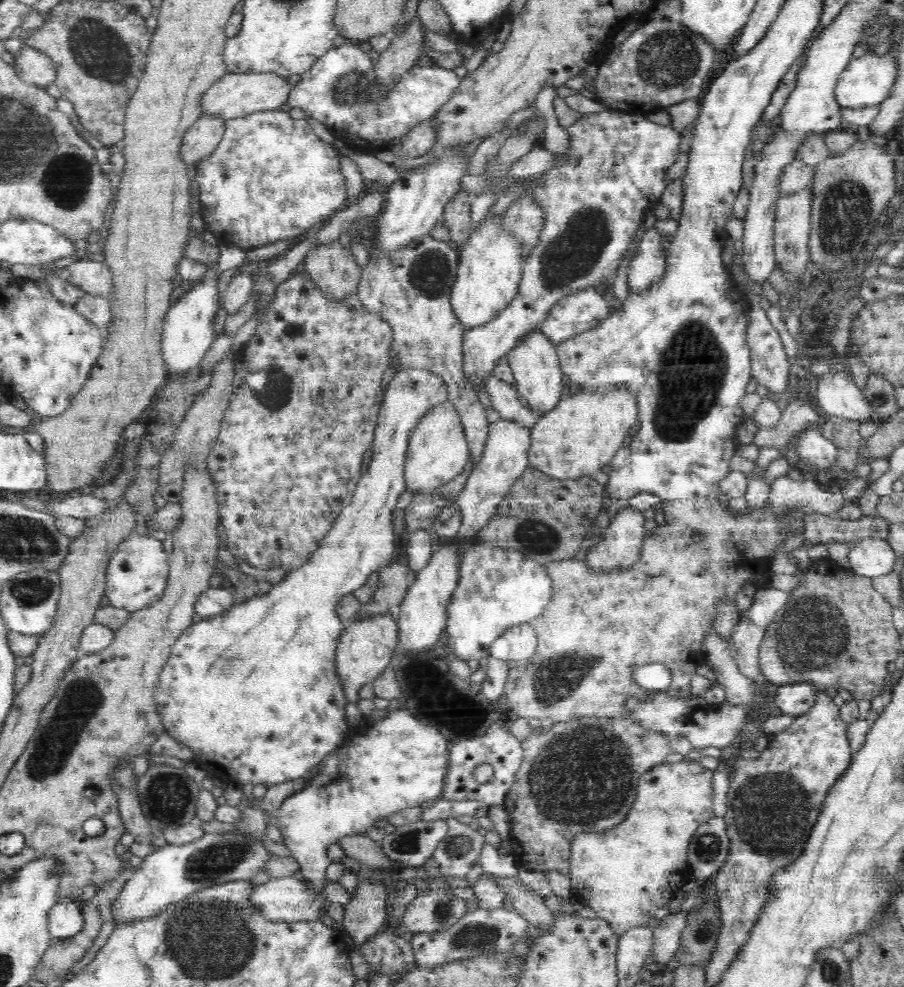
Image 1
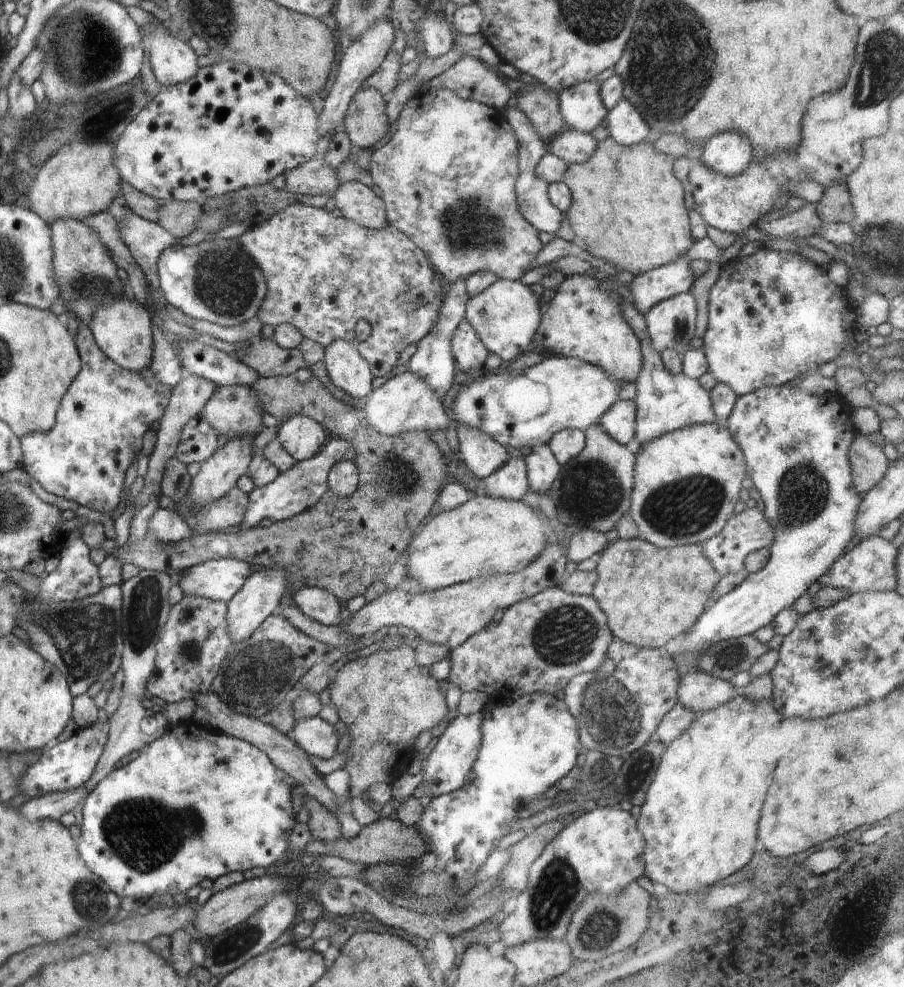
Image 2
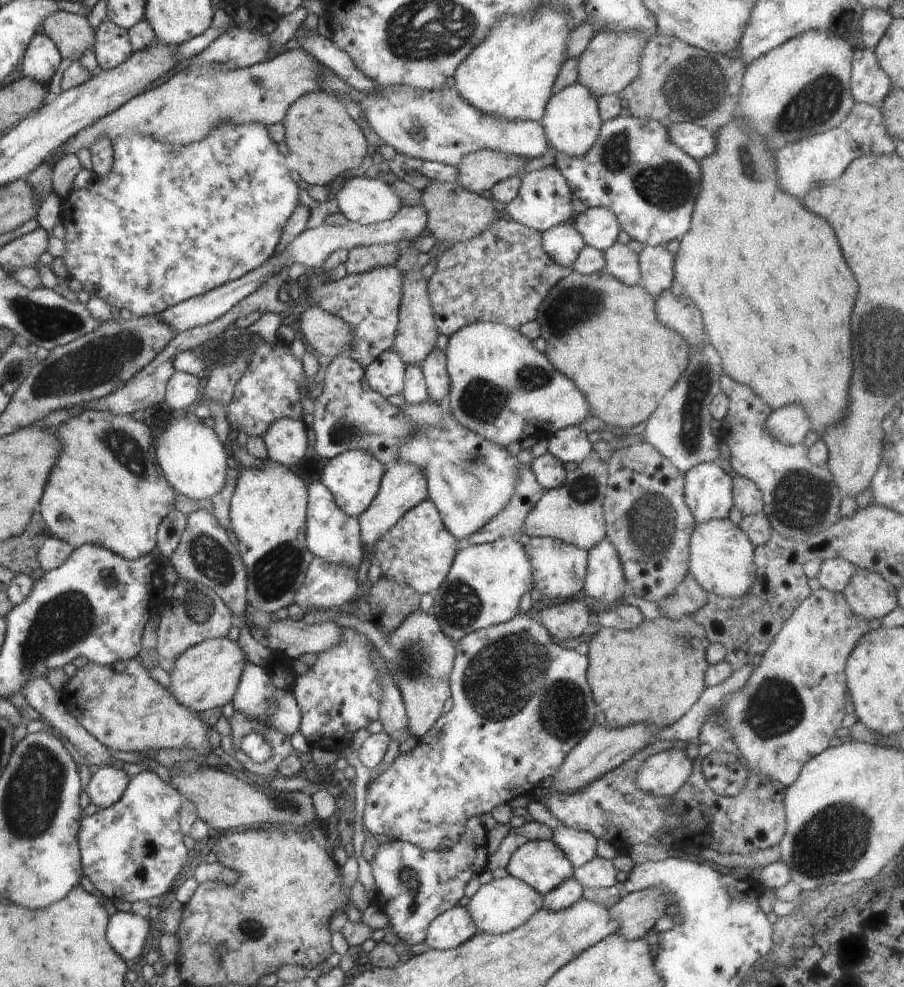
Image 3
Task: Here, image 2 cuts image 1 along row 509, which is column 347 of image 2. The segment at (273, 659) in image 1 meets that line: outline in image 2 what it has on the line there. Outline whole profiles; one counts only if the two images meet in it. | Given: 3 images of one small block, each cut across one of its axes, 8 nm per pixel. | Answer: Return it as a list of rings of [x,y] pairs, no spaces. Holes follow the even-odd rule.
[[[340,340],[332,342],[325,349],[323,361],[334,386],[348,397],[364,398],[373,390],[373,375],[355,343],[350,345]]]

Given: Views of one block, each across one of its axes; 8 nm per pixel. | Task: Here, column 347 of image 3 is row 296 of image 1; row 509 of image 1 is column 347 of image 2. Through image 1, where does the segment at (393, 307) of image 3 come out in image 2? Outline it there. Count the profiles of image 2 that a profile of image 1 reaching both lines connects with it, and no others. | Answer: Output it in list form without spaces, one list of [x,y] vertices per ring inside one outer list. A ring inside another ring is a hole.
[[[296,201],[293,204],[287,205],[279,212],[276,212],[272,217],[262,219],[260,222],[254,222],[252,228],[238,238],[242,247],[245,248],[246,253],[258,264],[258,267],[263,273],[264,279],[267,285],[267,294],[263,301],[261,310],[257,313],[257,317],[262,321],[263,325],[277,325],[286,323],[291,325],[294,329],[302,334],[304,339],[312,340],[319,346],[322,346],[324,350],[332,344],[334,341],[346,341],[350,345],[355,343],[357,345],[358,353],[366,360],[369,365],[369,370],[373,377],[388,377],[392,370],[398,365],[400,353],[412,343],[418,343],[424,339],[437,324],[439,313],[442,309],[442,304],[445,300],[445,292],[442,290],[442,284],[433,266],[430,264],[424,251],[418,249],[410,240],[396,228],[392,227],[389,223],[386,224],[381,230],[366,229],[365,227],[355,224],[353,221],[341,217],[340,214],[330,214],[330,212],[324,210],[324,208],[316,208],[312,206],[304,206],[300,202]],[[359,320],[367,321],[372,330],[366,340],[356,340],[355,326]]]

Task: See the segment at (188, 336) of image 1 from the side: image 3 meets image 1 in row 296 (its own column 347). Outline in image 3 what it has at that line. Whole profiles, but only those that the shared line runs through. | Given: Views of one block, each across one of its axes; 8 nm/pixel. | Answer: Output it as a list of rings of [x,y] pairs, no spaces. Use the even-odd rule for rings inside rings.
[[[366,175],[348,179],[340,188],[334,189],[336,204],[339,206],[338,211],[344,214],[349,221],[363,225],[384,222],[398,212],[404,204],[400,202],[394,191],[392,186],[381,178],[374,179]]]

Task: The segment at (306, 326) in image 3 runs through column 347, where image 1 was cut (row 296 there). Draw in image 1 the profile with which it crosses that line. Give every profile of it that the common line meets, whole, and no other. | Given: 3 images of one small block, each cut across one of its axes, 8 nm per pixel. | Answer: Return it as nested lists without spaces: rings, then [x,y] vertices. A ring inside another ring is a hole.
[[[338,239],[310,248],[304,266],[306,275],[326,298],[342,300],[357,294],[362,267]]]

